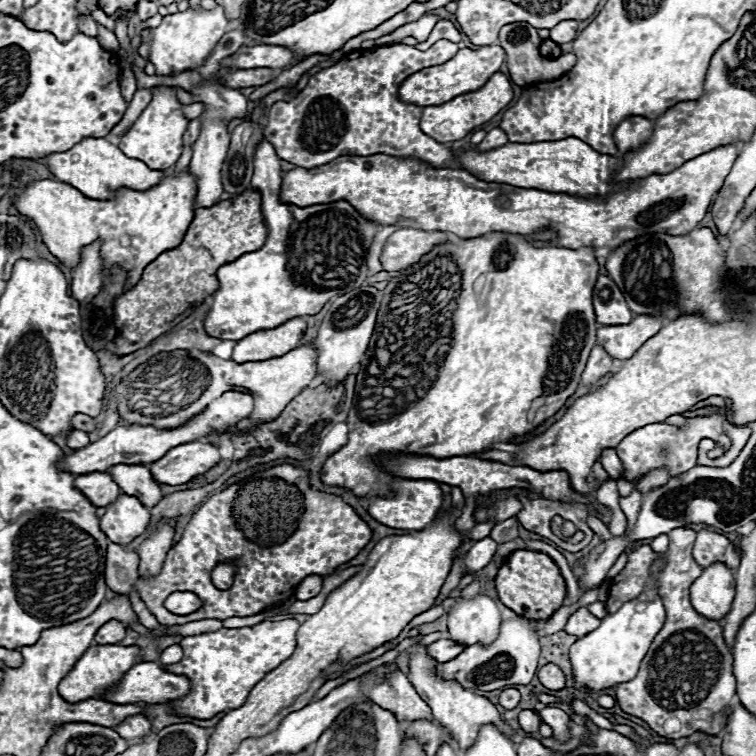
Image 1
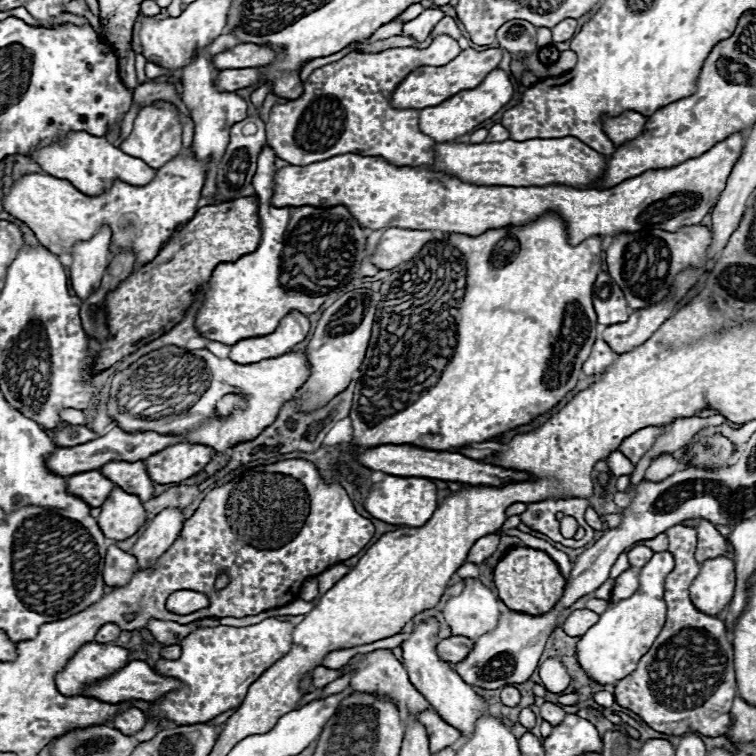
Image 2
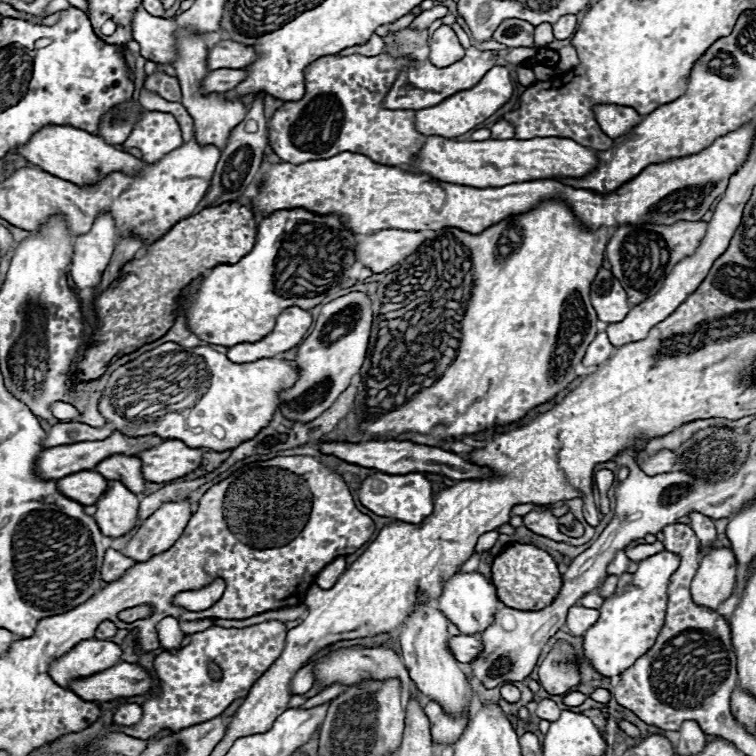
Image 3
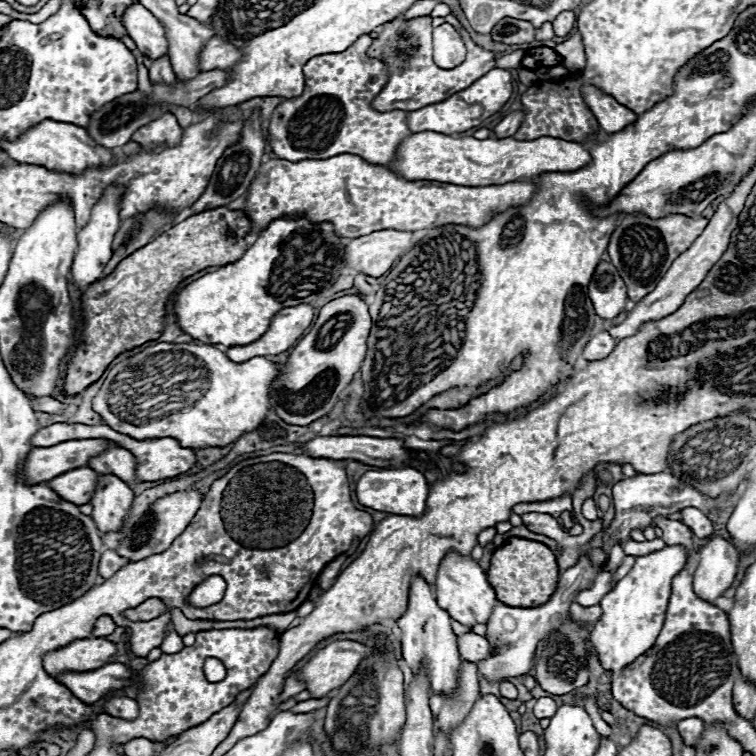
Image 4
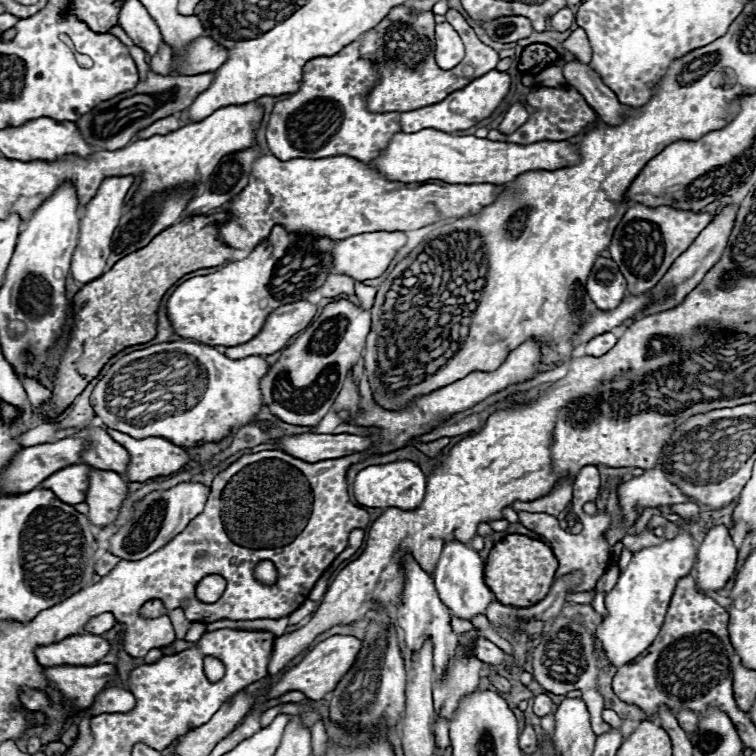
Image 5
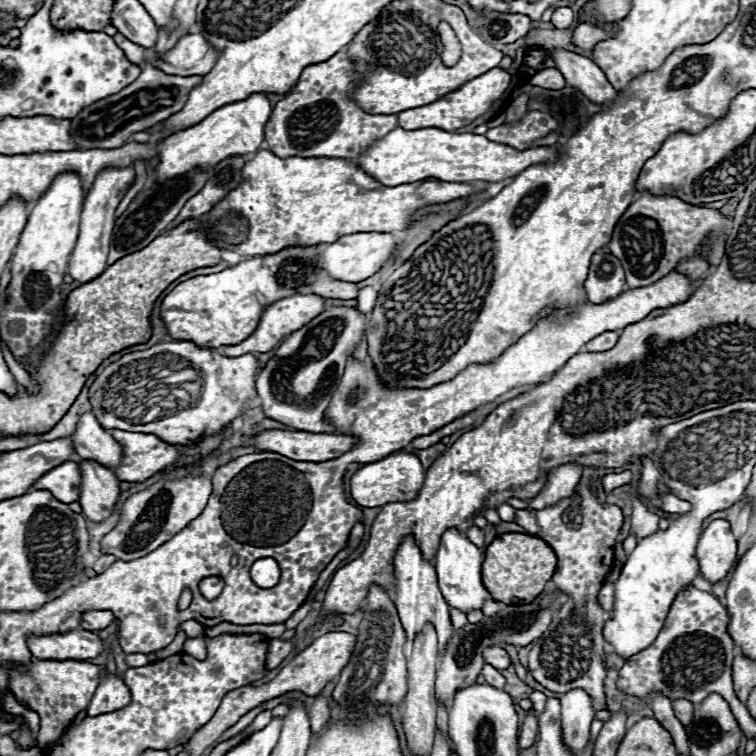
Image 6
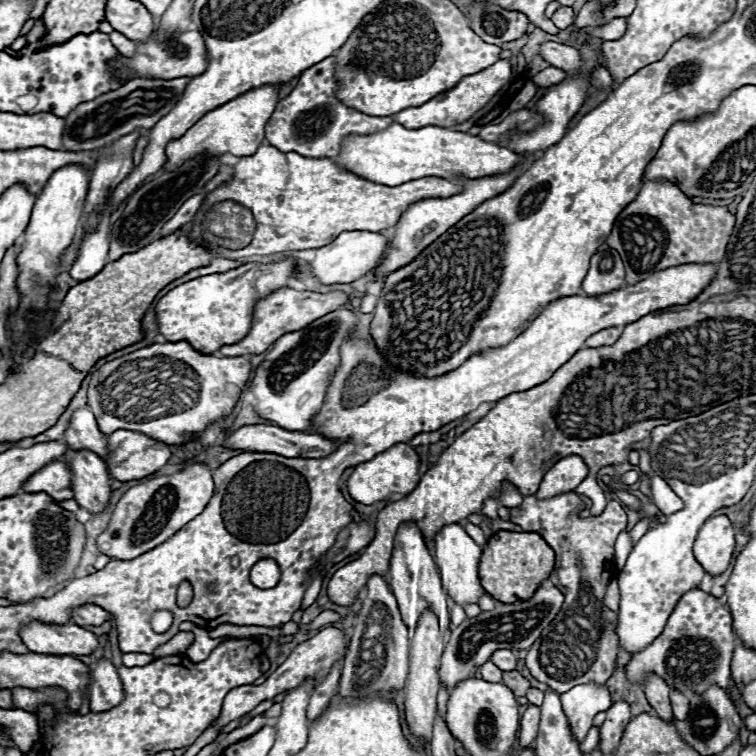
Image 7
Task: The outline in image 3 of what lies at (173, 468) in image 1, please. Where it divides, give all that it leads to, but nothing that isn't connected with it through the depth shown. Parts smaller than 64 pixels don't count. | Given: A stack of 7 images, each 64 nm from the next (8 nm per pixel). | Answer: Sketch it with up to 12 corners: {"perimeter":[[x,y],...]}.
{"perimeter":[[164,440],[138,458],[148,482],[200,468],[206,448]]}

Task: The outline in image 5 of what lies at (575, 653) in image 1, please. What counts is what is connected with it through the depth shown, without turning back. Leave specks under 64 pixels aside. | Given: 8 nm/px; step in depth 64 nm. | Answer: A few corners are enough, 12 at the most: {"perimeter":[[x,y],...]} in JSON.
{"perimeter":[[682,528],[632,554],[596,628],[610,666],[656,640],[696,546]]}

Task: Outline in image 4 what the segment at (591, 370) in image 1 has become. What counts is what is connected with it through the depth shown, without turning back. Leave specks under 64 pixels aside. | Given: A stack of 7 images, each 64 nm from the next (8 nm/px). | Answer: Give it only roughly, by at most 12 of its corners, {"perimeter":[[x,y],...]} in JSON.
{"perimeter":[[608,332],[592,336],[582,356],[602,360],[614,350]]}

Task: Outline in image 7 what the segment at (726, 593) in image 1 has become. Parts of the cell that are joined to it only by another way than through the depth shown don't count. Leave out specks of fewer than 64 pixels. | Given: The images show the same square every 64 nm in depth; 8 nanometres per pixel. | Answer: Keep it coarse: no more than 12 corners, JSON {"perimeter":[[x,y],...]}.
{"perimeter":[[728,516],[704,522],[694,556],[710,576],[726,572],[734,554]]}

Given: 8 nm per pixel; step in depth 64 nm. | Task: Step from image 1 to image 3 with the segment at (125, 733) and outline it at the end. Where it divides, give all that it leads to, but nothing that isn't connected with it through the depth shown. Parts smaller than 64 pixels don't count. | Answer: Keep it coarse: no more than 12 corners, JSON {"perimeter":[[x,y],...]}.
{"perimeter":[[118,704],[114,722],[134,726],[142,720],[138,704]]}

